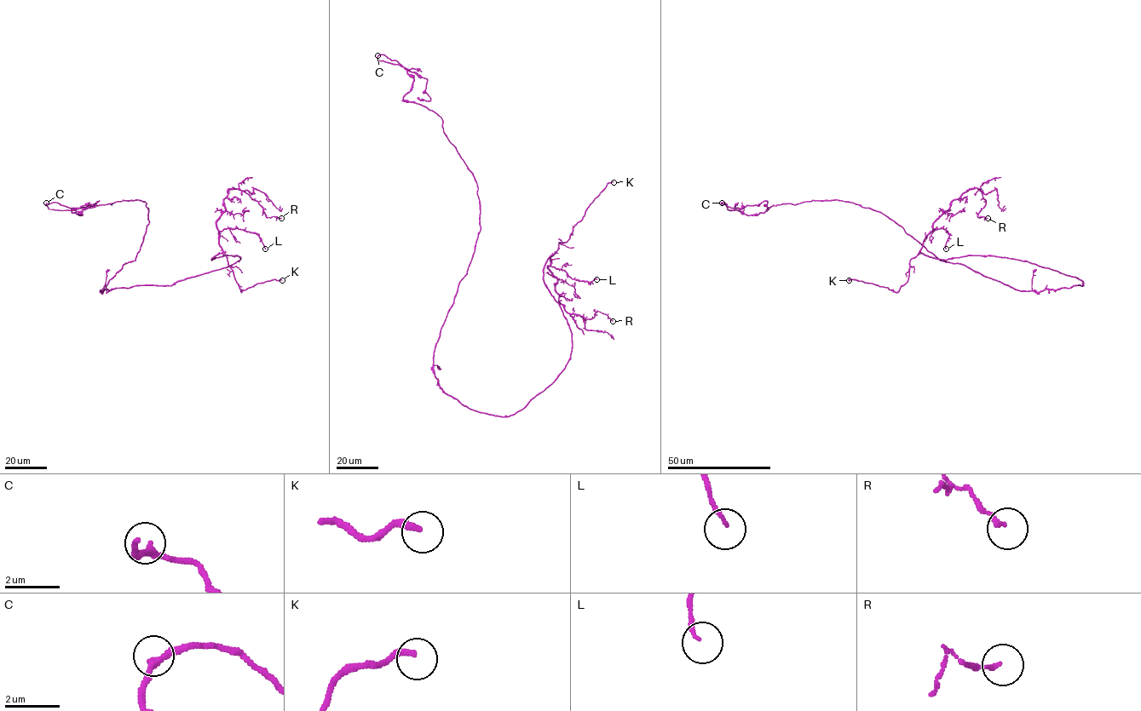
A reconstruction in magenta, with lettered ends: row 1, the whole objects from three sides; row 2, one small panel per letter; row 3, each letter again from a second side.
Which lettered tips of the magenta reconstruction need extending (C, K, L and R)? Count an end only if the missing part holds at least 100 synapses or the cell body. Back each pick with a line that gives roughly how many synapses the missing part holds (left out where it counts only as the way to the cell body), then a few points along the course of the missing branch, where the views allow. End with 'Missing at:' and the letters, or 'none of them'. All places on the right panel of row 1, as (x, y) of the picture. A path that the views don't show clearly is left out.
K: missing branch runs (849, 280), (849, 290), (846, 292), (838, 284), (839, 270), (834, 272)
Missing at: K

